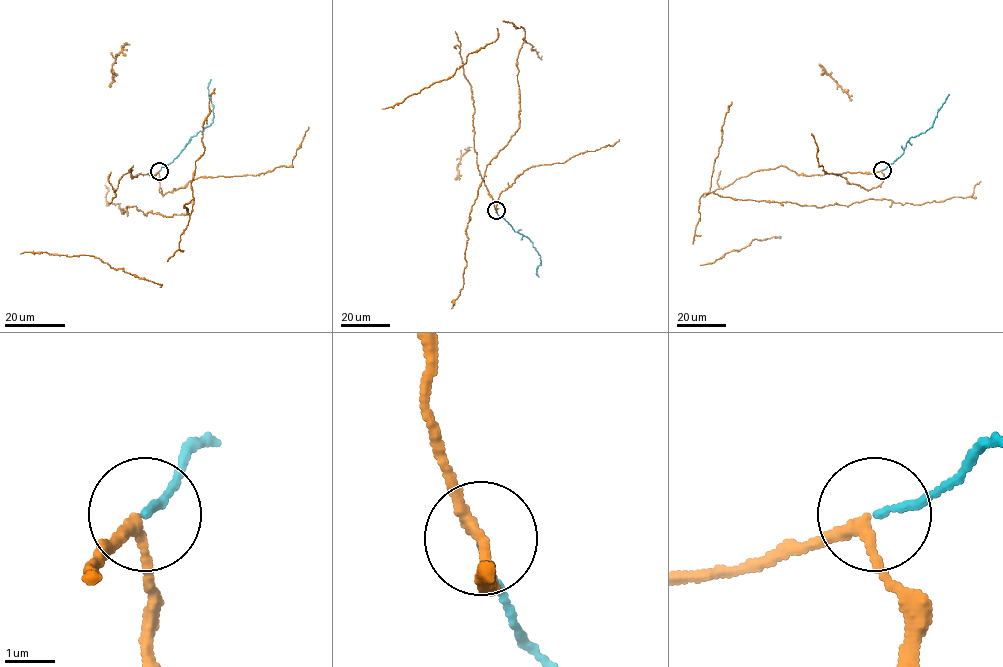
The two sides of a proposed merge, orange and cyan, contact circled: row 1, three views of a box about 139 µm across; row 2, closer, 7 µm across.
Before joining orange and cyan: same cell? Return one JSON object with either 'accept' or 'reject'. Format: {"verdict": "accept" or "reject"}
{"verdict": "accept"}

